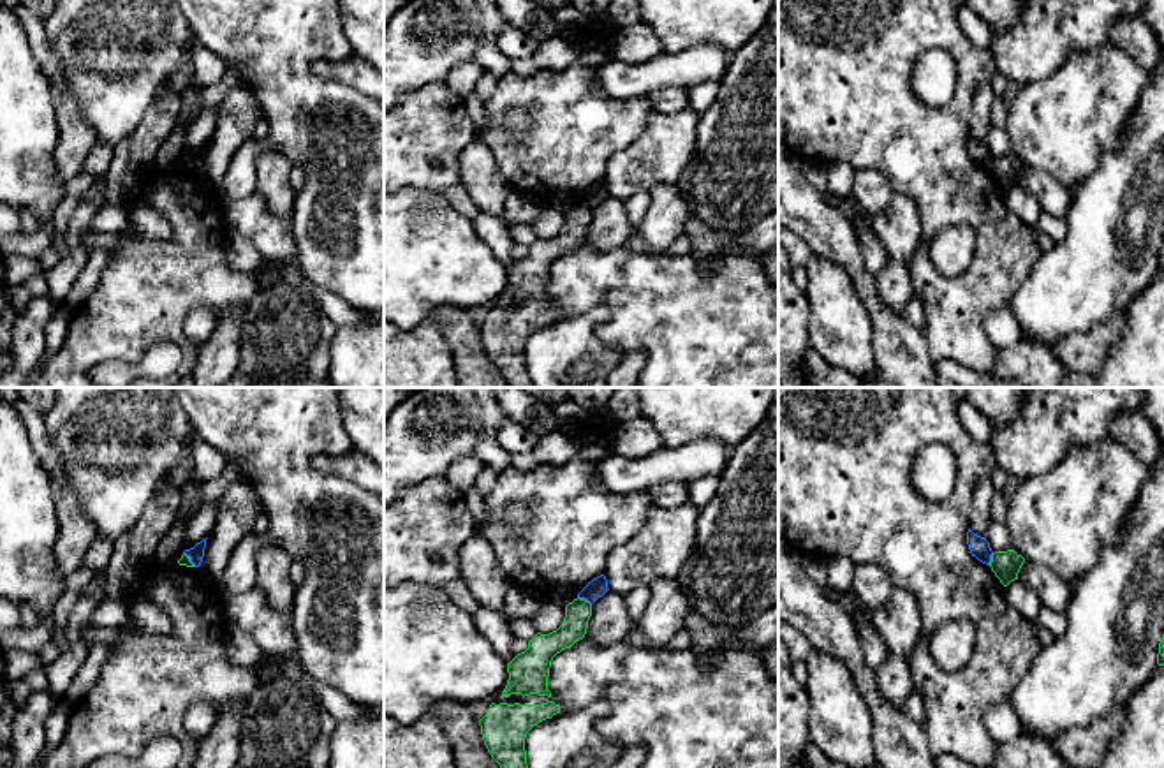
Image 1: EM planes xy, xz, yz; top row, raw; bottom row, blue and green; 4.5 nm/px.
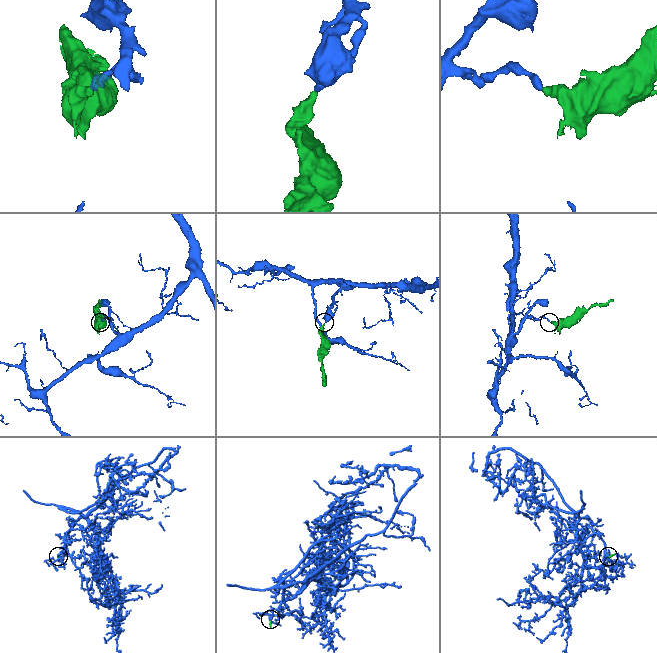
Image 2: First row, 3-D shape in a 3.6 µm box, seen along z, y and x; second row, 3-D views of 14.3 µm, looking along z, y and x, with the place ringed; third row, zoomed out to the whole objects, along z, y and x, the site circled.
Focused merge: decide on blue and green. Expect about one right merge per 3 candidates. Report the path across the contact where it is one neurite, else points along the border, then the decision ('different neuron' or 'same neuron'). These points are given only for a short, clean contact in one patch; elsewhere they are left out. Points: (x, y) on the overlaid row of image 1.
along xz (578, 596), (590, 605) | different neuron

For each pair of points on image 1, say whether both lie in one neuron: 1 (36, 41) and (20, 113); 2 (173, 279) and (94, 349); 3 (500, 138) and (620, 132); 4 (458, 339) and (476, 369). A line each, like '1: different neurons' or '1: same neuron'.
1: different neurons
2: same neuron
3: same neuron
4: same neuron

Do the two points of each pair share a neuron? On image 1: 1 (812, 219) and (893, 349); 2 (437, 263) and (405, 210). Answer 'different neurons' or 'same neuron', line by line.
1: same neuron
2: same neuron

